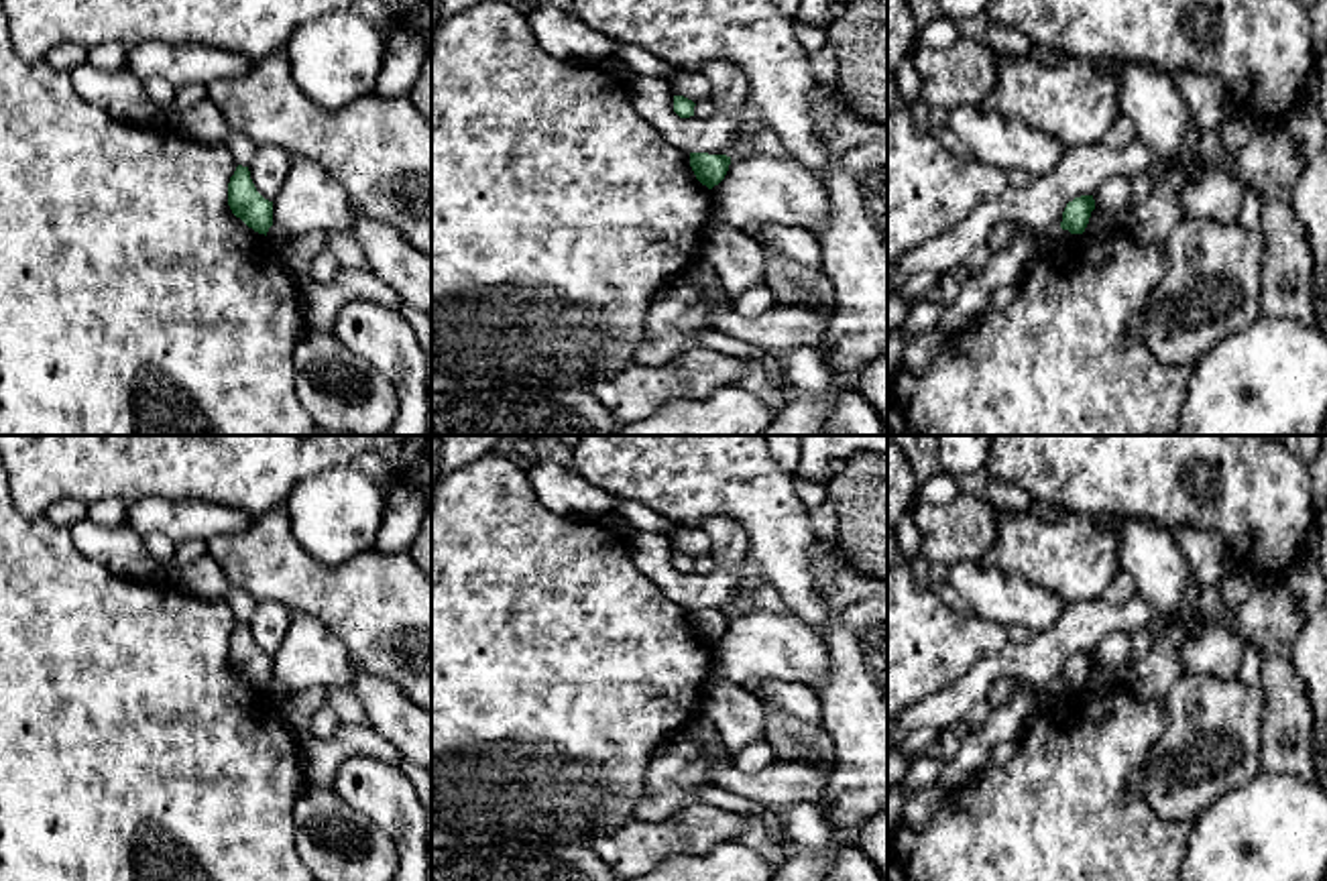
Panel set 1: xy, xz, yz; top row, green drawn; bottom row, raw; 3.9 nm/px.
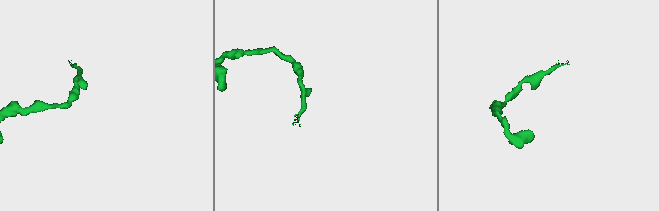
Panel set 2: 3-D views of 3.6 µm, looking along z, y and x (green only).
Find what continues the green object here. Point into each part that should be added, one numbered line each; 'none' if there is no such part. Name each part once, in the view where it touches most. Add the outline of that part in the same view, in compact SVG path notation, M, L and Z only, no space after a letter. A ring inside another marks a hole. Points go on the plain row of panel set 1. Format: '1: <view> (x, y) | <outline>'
none

